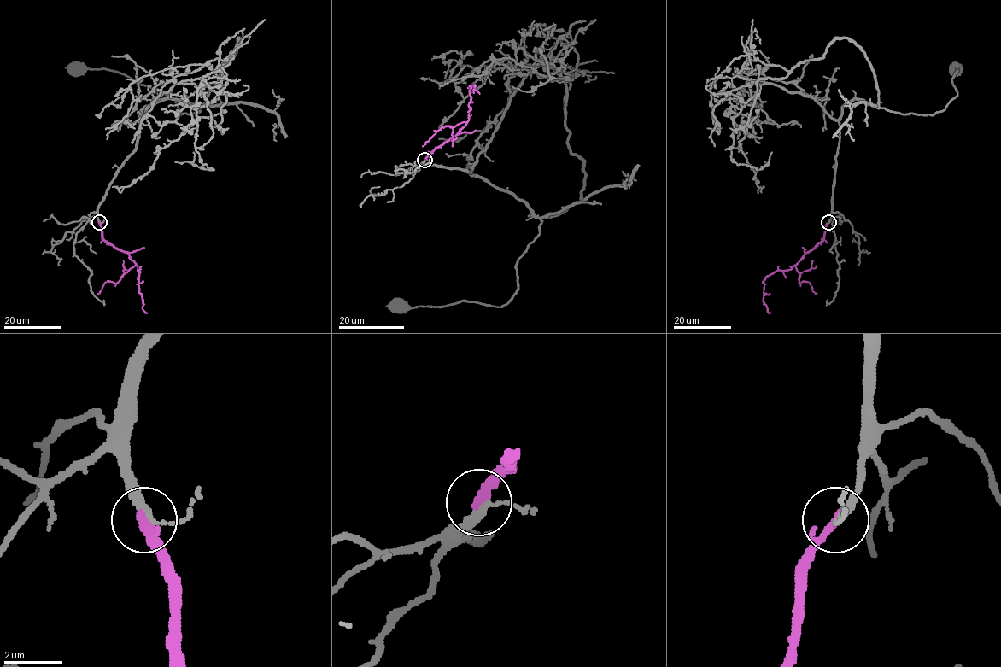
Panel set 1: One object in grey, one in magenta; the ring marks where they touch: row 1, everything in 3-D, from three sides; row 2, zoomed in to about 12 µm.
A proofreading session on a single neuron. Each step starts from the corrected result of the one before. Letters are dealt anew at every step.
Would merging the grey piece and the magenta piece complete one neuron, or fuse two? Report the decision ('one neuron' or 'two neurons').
one neuron

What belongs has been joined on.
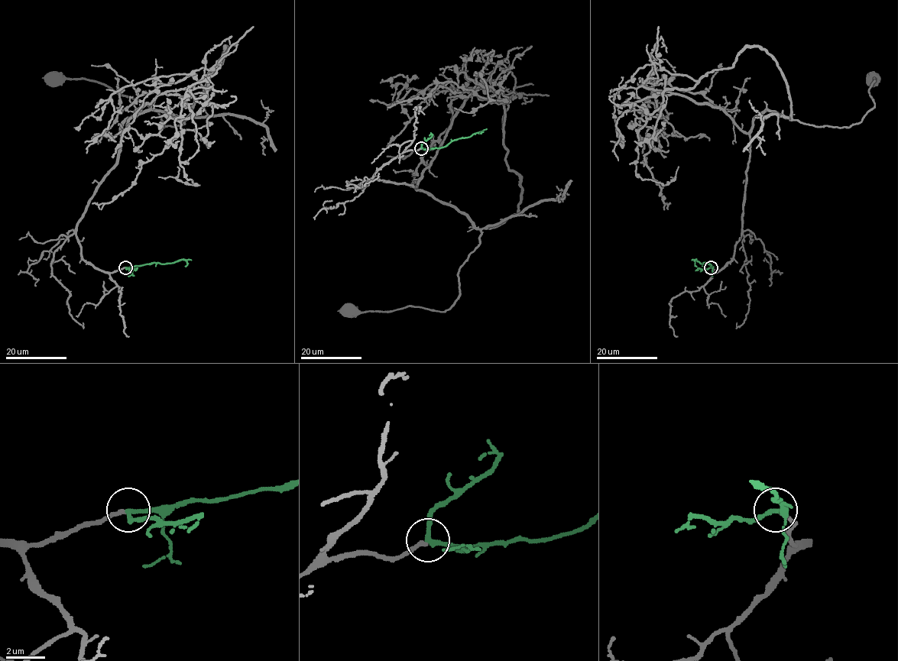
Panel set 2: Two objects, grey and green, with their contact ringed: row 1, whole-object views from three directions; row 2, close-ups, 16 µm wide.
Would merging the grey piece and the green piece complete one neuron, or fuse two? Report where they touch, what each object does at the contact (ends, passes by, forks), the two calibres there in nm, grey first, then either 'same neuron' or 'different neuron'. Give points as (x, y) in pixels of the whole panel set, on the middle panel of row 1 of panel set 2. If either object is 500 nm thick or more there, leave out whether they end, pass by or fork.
(421, 148) | grey ends | green passes by | 190/200 nm | same neuron

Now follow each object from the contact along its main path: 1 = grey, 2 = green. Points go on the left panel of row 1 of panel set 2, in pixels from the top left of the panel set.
1: (126, 267), (88, 264), (77, 222), (124, 122), (186, 120), (163, 127), (108, 86), (54, 79)
2: (126, 267), (170, 264), (182, 260), (186, 262), (185, 267)

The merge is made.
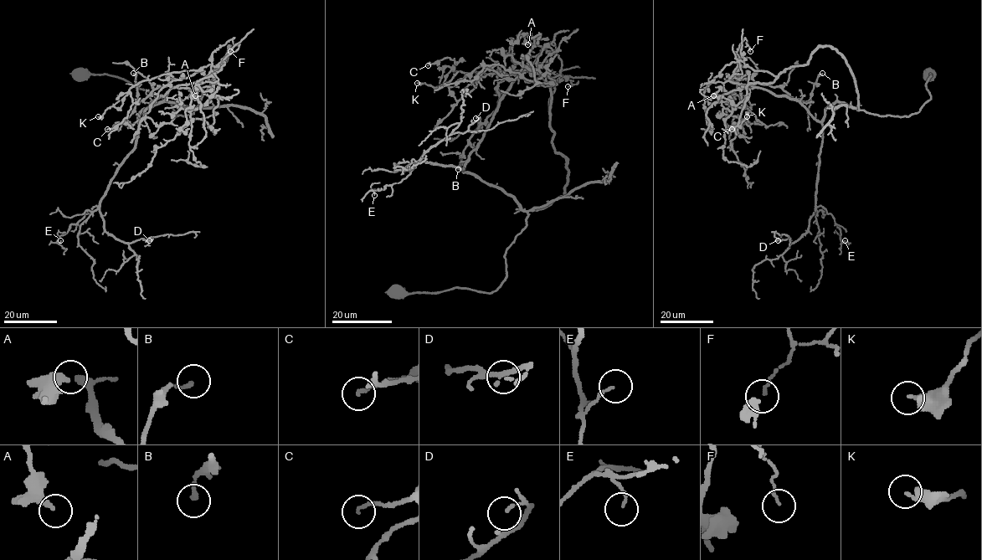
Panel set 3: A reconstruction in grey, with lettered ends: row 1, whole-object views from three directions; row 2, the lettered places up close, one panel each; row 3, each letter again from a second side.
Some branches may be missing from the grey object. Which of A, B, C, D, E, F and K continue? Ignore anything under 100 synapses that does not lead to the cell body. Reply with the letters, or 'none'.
none

